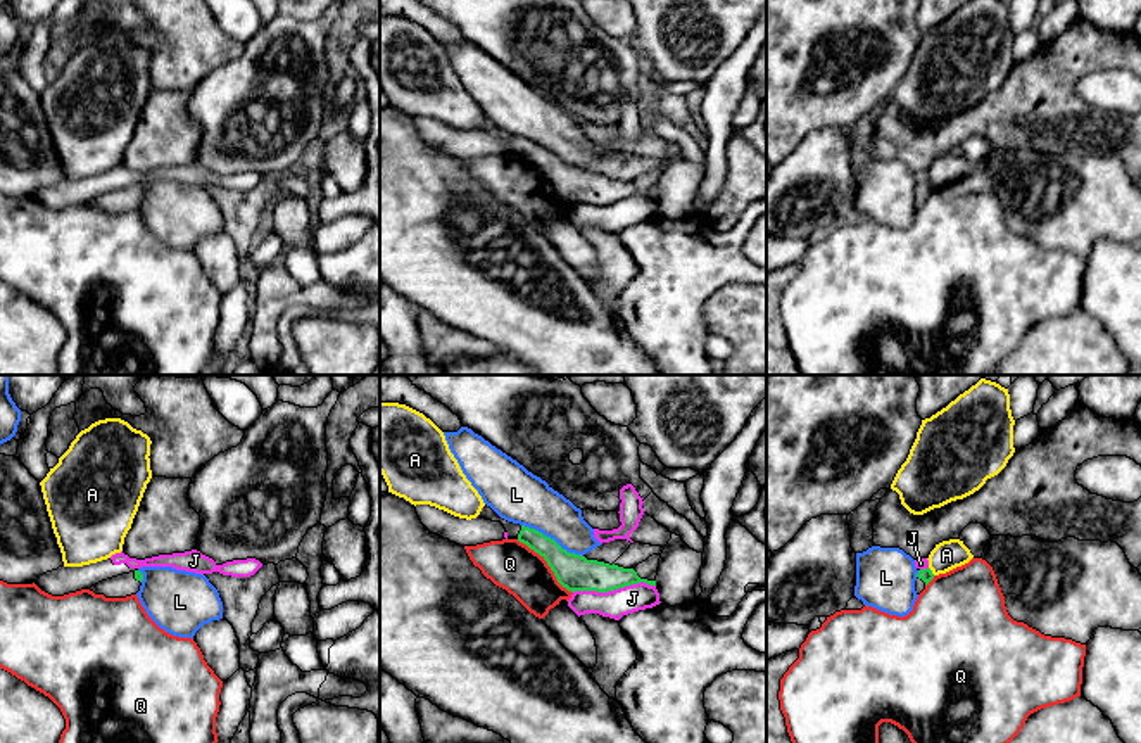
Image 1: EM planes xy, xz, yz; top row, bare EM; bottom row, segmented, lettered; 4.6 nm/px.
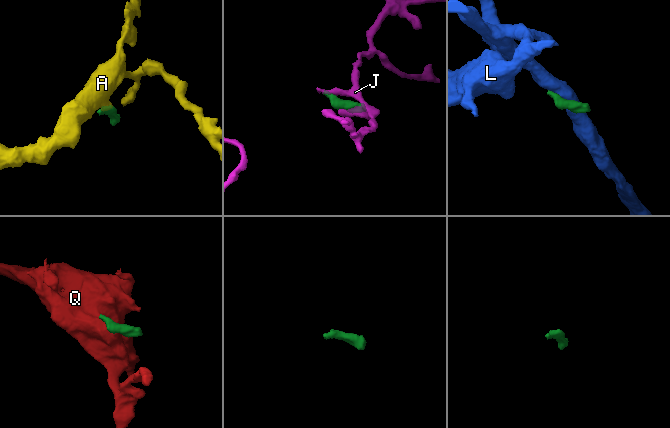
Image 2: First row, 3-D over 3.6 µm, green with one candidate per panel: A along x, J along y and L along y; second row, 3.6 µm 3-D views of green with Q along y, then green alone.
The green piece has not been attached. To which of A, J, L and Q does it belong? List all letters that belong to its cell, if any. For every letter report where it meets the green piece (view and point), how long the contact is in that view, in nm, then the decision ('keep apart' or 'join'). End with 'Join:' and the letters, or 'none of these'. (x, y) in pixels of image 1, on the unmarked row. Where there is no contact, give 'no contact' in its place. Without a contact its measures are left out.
A: yz (931, 184) | 50 nm | keep apart
J: xz (613, 203) | 380 nm | keep apart
L: xz (553, 152) | 320 nm | keep apart
Q: xz (548, 177) | 360 nm | keep apart
Join: none of these

